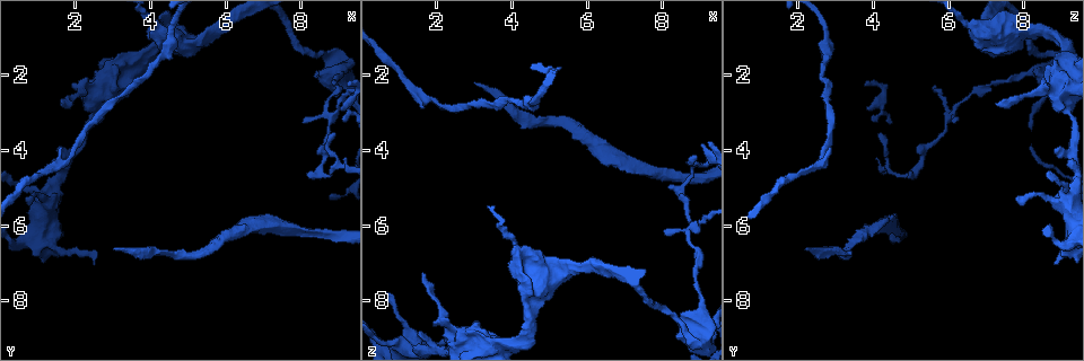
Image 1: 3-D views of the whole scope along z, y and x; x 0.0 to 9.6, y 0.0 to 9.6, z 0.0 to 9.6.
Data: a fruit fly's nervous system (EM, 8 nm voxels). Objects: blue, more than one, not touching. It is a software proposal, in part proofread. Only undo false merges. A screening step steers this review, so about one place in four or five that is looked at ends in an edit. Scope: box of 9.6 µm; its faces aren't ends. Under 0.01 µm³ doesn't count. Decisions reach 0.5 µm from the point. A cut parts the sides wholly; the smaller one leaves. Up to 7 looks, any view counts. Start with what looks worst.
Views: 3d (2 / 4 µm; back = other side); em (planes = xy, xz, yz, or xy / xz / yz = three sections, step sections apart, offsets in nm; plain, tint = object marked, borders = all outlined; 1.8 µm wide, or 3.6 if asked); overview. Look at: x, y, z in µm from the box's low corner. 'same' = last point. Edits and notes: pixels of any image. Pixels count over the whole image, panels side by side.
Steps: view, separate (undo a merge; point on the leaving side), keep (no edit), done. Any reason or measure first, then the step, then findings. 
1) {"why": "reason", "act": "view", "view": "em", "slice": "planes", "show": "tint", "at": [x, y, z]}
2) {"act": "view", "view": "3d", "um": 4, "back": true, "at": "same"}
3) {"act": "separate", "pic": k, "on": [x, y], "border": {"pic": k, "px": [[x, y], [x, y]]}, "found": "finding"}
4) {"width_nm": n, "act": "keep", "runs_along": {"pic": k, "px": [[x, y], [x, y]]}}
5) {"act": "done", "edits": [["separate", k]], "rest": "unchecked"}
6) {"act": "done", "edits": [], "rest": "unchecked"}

{"why": "arms part here", "act": "view", "view": "em", "slice": "planes", "show": "tint", "at": [8.90, 4.35, 4.35]}

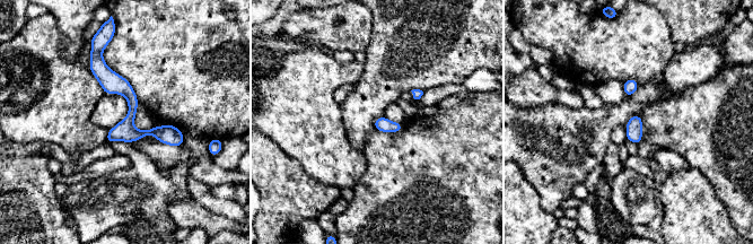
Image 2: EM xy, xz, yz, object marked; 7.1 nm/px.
{"act": "keep", "runs_along": {"pic": 2, "px": [[98, 57], [132, 99], [130, 127], [180, 142]]}, "found": "all the same cell"}

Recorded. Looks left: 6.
{"why": "sudden change in width", "act": "view", "view": "em", "slice": "planes", "show": "plain", "at": [1.05, 5.20, 9.10]}

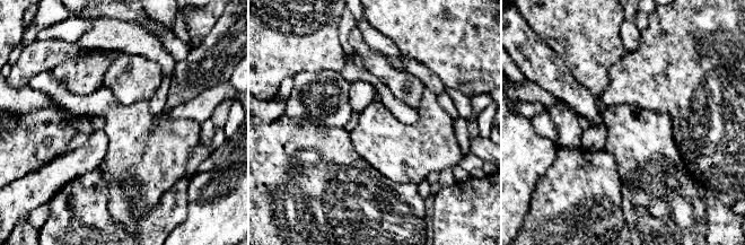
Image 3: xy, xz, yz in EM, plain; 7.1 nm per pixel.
{"why": "with the object marked", "act": "view", "view": "em", "slice": "planes", "show": "tint", "at": "same"}

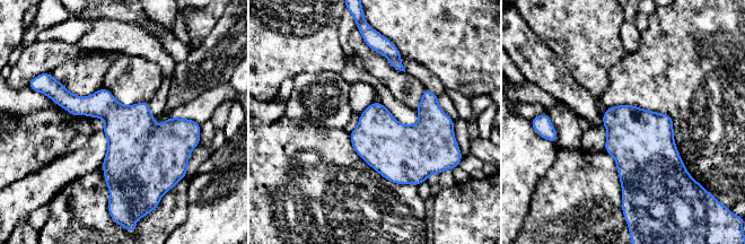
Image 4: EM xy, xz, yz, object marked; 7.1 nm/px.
{"act": "keep", "found": "all the same cell"}

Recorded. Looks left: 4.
{"why": "narrows sharply", "act": "view", "view": "3d", "um": 4, "at": [8.30, 6.15, 4.70]}

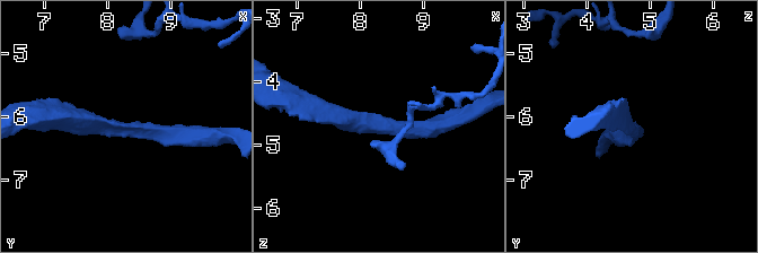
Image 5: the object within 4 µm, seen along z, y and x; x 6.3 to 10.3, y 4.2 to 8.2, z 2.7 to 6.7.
{"why": "now the EM", "act": "view", "view": "em", "um": 3.6, "slice": "planes", "show": "tint", "at": [8.35, 6.15, 4.75]}

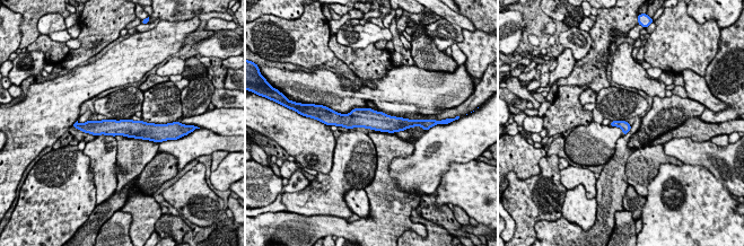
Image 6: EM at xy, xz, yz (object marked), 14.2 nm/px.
{"act": "keep", "found": "continuous, no second cell"}

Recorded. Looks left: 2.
{"act": "done", "edits": [], "rest": "unchecked"}

